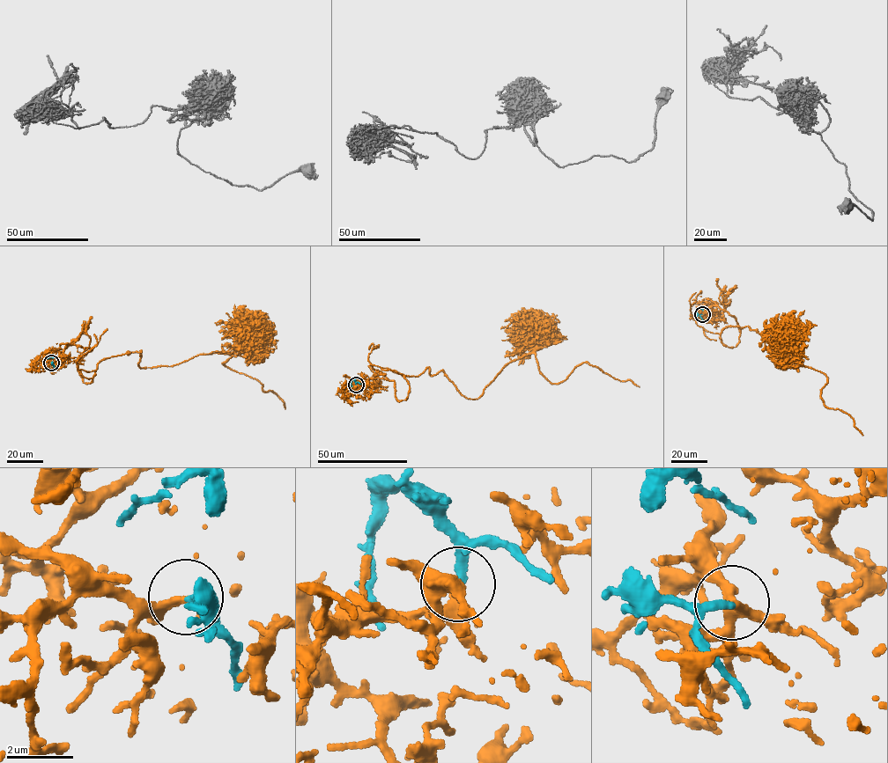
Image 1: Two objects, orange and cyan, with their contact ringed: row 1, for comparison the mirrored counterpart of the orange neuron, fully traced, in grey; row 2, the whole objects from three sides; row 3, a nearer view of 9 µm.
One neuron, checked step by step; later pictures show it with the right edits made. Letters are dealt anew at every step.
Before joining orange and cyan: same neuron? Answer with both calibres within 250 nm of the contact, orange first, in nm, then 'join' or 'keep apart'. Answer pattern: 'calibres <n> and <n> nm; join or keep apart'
calibres 280 and 260 nm; join

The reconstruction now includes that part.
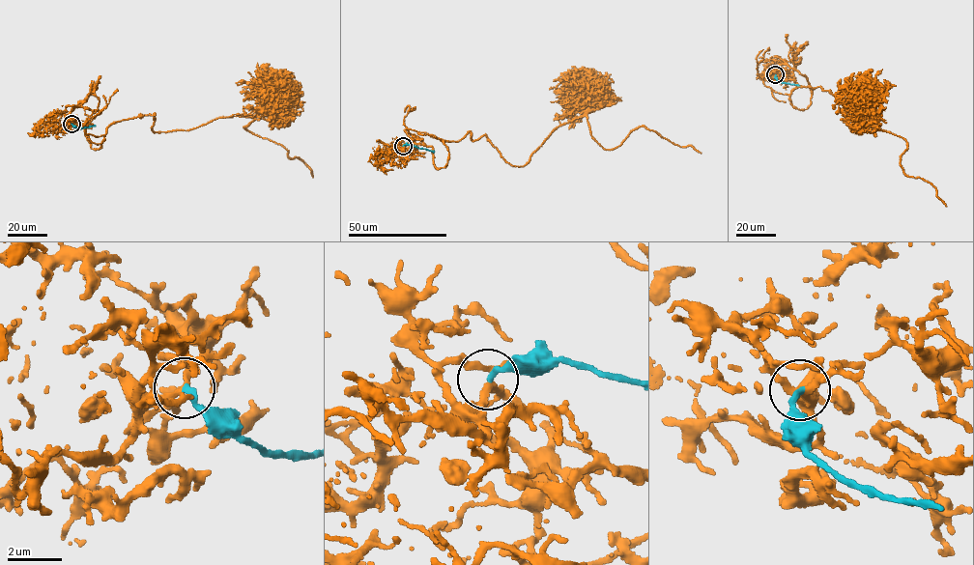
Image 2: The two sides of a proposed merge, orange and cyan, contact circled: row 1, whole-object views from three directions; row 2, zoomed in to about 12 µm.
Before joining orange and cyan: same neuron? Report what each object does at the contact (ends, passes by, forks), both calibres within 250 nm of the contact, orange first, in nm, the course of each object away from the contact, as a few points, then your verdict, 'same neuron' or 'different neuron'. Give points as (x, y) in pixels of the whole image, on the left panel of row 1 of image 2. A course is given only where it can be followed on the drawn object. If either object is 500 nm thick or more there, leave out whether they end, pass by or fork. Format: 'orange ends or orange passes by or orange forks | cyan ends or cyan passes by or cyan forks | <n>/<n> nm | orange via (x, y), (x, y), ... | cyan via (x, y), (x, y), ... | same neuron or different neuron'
orange passes by | cyan ends | 240/240 nm | orange via (71, 124), (78, 103), (99, 110), (95, 149), (140, 114), (155, 131), (251, 117), (243, 127), (313, 178) | cyan via (71, 124), (79, 128), (95, 126) | same neuron

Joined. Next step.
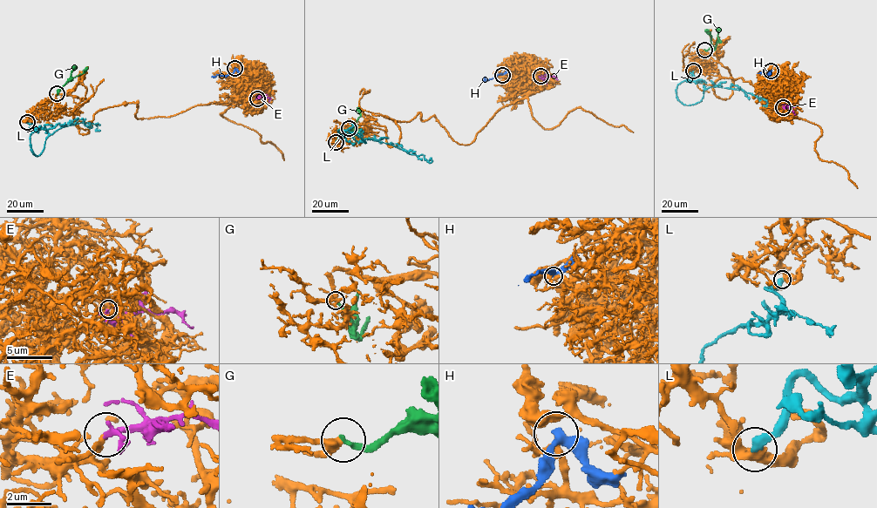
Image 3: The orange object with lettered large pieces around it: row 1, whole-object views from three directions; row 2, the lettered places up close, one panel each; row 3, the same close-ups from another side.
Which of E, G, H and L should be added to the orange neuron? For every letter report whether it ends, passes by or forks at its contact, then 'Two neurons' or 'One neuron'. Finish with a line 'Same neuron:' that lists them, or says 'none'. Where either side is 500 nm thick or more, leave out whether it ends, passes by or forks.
E: It passes by. One neuron
G: It ends there. One neuron
H: It passes by. Two neurons
L: It ends there. Two neurons
Same neuron: E, G

